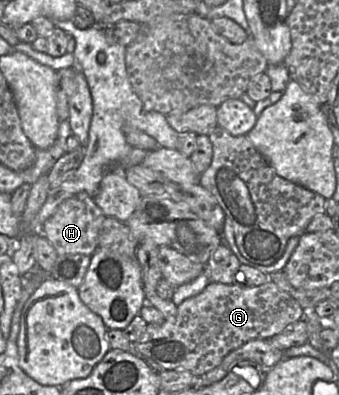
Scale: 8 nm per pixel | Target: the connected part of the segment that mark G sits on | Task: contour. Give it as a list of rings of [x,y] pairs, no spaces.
[[[268,280],[260,286],[240,286],[210,282],[198,295],[187,298],[177,306],[176,316],[165,319],[161,324],[147,324],[142,336],[128,352],[136,353],[142,359],[150,359],[164,370],[183,369],[195,376],[202,376],[218,367],[231,351],[250,340],[270,339],[281,333],[289,324],[301,320],[304,309],[295,298]]]

